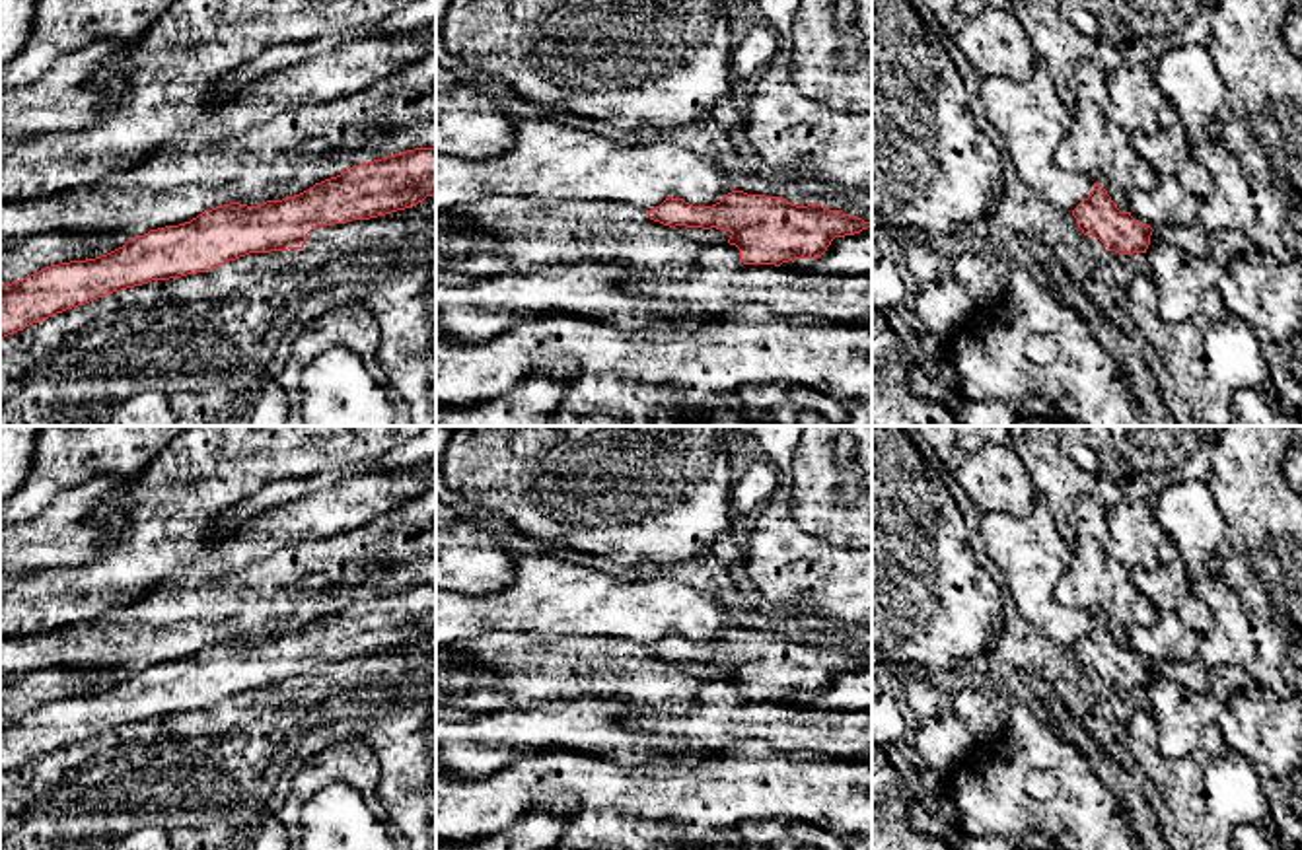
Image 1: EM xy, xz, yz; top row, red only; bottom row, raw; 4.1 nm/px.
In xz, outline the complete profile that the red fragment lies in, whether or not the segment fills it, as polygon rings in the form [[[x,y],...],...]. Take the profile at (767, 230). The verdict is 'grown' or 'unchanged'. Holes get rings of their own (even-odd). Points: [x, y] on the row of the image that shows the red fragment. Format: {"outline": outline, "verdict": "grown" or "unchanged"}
{"outline": [[[728,193],[712,206],[693,206],[683,198],[666,198],[648,210],[664,226],[687,226],[730,231],[743,265],[775,265],[821,257],[835,237],[872,228],[862,218],[821,204],[796,206],[782,196]]], "verdict": "unchanged"}

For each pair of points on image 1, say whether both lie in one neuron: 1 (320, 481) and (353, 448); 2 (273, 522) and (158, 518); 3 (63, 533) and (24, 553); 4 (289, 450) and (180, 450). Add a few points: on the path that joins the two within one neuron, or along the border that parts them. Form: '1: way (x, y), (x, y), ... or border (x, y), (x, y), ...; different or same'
1: border (374, 467), (353, 463), (345, 469), (287, 479); different
2: way (244, 543), (216, 551), (187, 545); same
3: way (53, 539), (34, 545); same
4: way (261, 446), (207, 448); same

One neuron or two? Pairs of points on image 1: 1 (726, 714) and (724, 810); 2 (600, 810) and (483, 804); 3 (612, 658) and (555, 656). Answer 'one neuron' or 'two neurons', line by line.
1: two neurons
2: one neuron
3: one neuron

